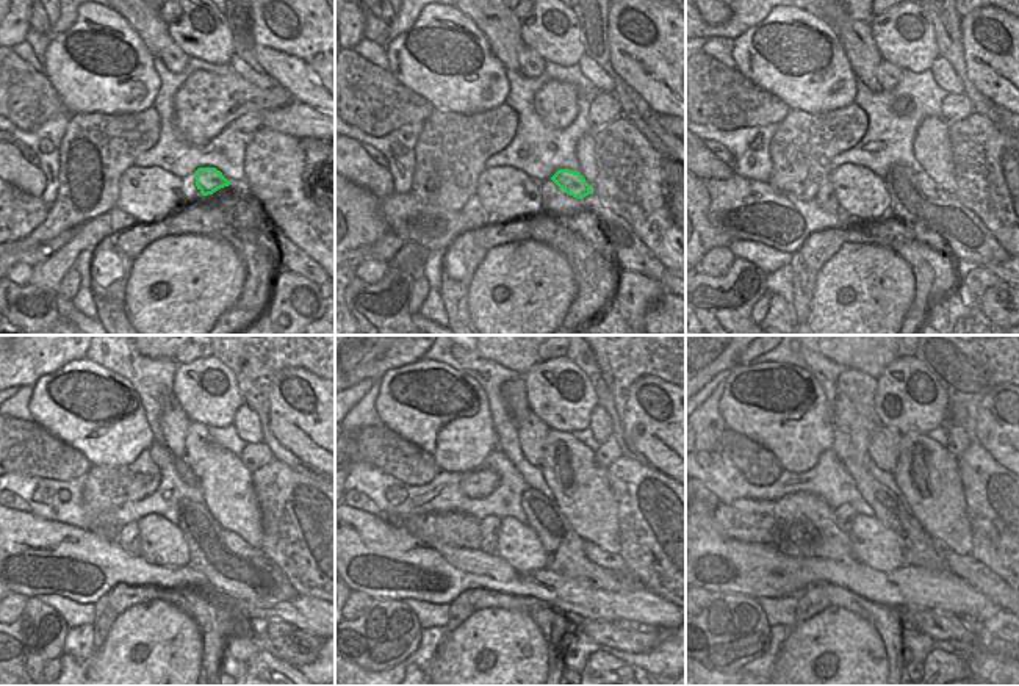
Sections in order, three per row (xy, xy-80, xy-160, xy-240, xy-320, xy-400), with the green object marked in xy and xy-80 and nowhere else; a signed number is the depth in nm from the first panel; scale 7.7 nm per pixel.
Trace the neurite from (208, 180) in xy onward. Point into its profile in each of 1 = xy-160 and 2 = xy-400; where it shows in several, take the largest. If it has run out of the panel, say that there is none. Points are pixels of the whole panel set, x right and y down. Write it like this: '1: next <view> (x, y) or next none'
1: next xy-160 (930, 188)
2: next xy-400 (983, 580)

